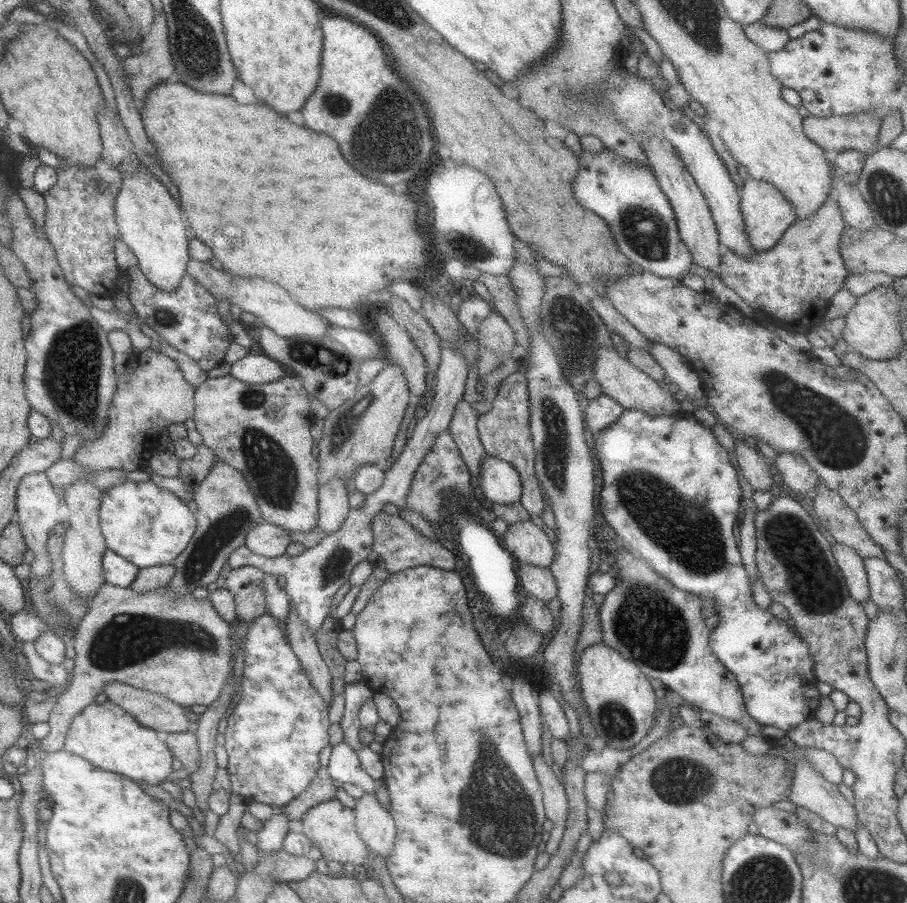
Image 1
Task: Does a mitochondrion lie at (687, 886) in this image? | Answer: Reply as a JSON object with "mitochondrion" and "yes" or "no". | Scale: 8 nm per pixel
{"mitochondrion":"no"}

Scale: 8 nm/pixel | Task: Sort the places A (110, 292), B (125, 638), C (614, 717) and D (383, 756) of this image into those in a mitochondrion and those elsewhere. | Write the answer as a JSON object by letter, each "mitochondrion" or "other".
{"A":"other","B":"mitochondrion","C":"mitochondrion","D":"other"}

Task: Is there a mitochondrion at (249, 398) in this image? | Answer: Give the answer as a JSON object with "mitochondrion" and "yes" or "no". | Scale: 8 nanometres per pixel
{"mitochondrion":"yes"}

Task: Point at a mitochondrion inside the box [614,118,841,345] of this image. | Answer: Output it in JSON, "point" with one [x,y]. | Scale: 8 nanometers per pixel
{"point":[646,233]}

